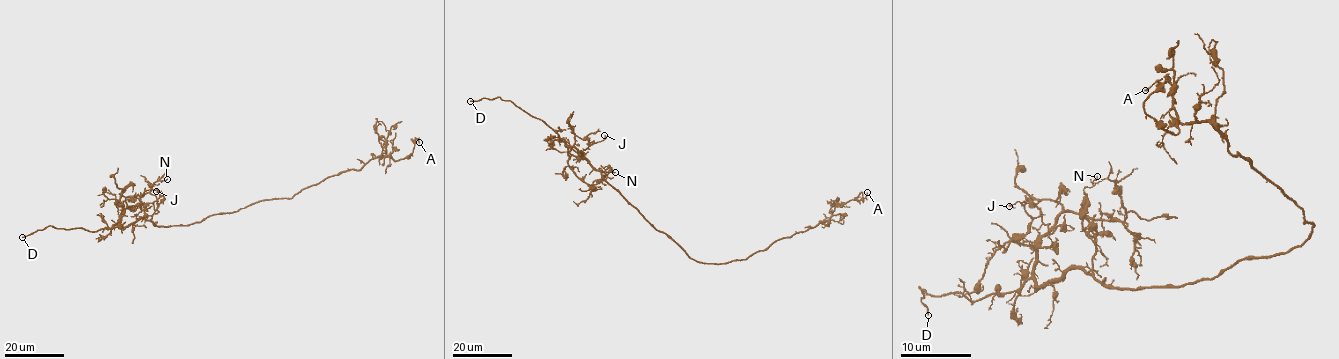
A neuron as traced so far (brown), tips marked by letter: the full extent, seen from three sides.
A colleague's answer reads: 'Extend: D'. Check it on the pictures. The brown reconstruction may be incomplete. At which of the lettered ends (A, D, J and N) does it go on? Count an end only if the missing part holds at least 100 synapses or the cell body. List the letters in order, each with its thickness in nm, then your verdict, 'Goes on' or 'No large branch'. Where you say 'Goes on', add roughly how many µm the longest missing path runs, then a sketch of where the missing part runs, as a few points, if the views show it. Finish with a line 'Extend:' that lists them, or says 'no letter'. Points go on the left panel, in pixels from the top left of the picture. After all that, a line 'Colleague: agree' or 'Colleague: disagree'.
A: Thickness 170 nm. No large branch
D: Thickness 160 nm. Goes on. Missing length about 40 µm
J: Thickness 140 nm. No large branch
N: Thickness 90 nm. No large branch
Extend: D
Colleague: agree

